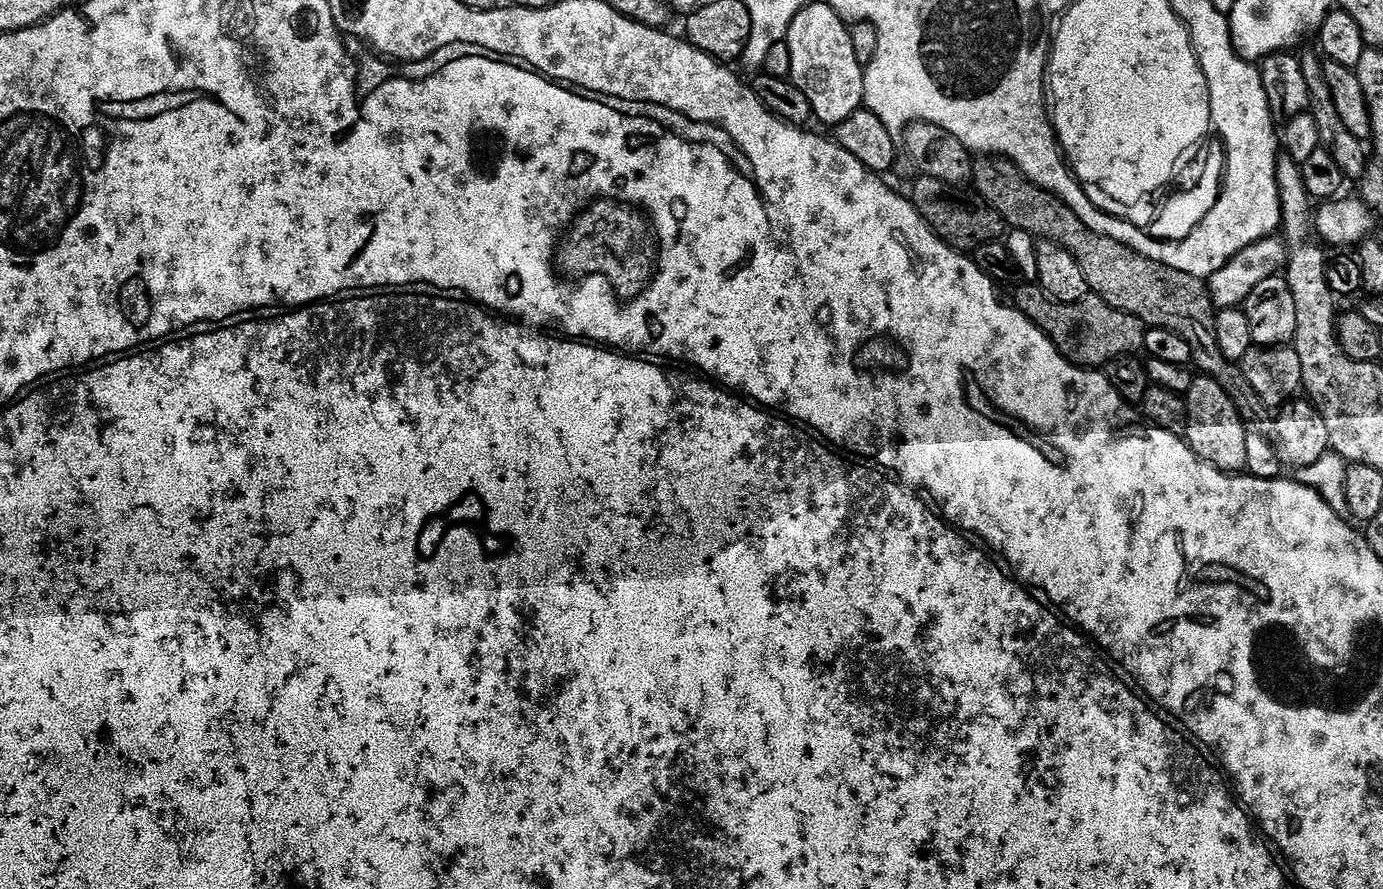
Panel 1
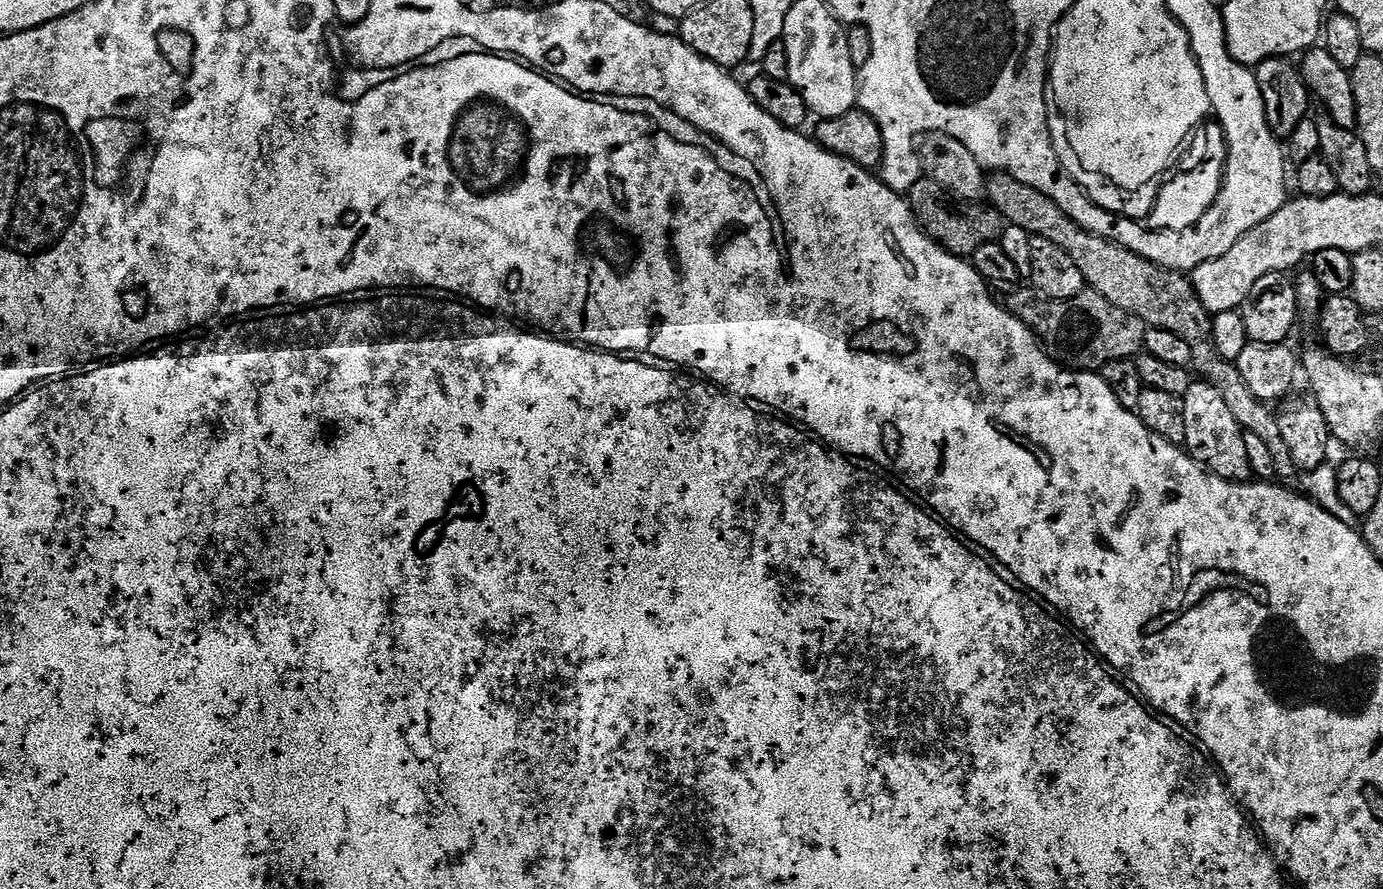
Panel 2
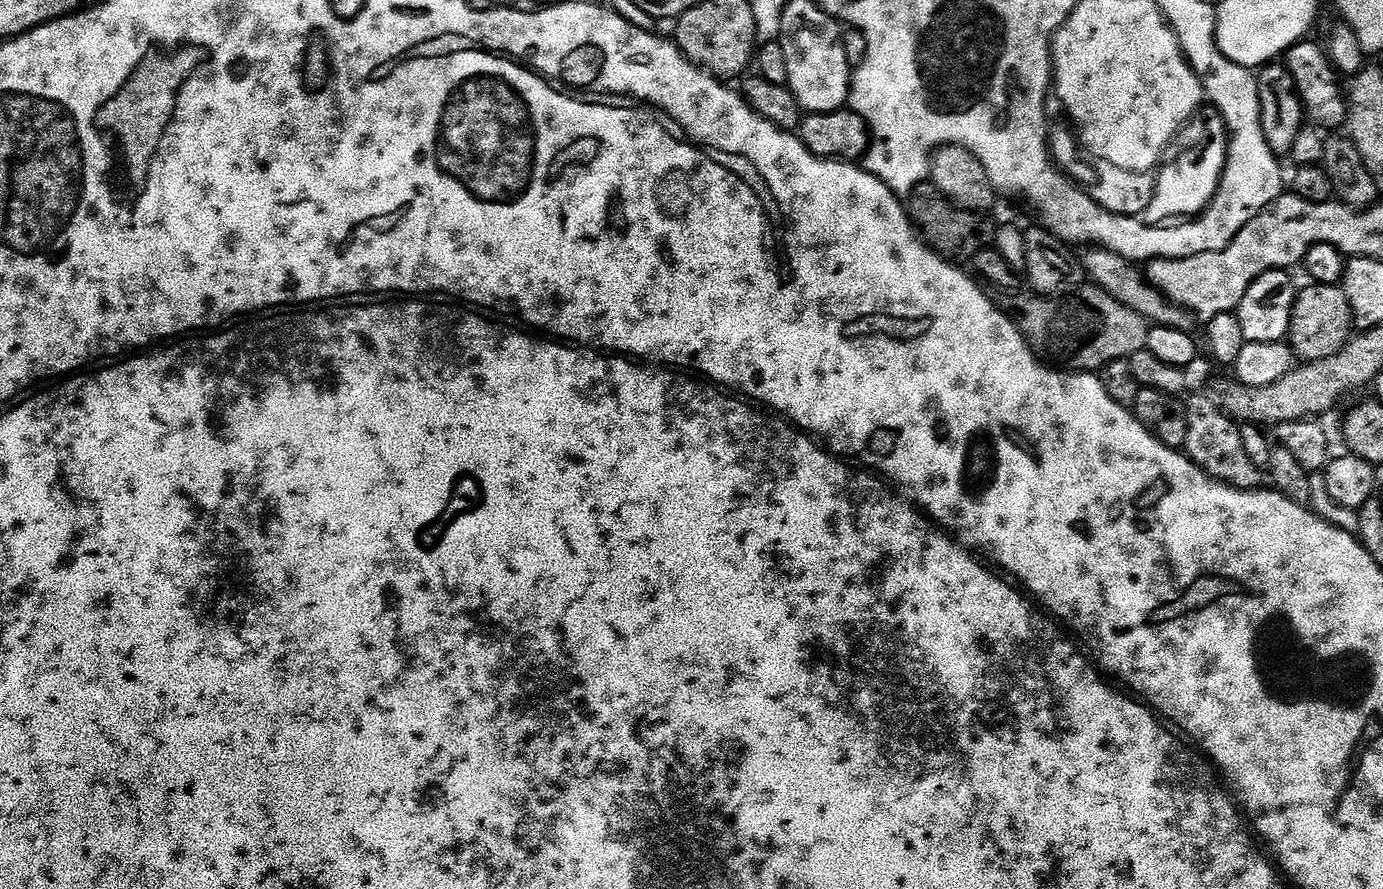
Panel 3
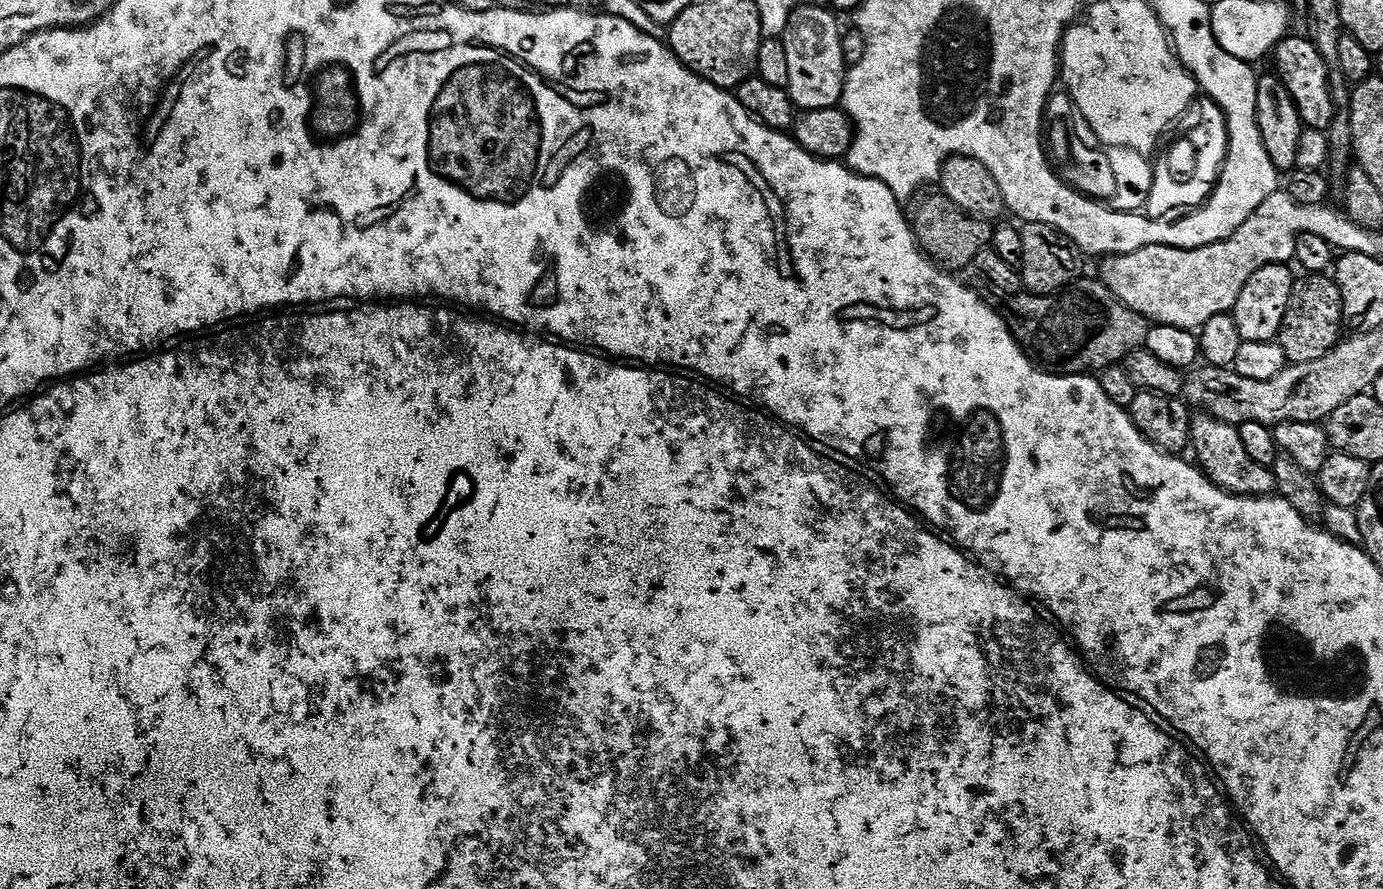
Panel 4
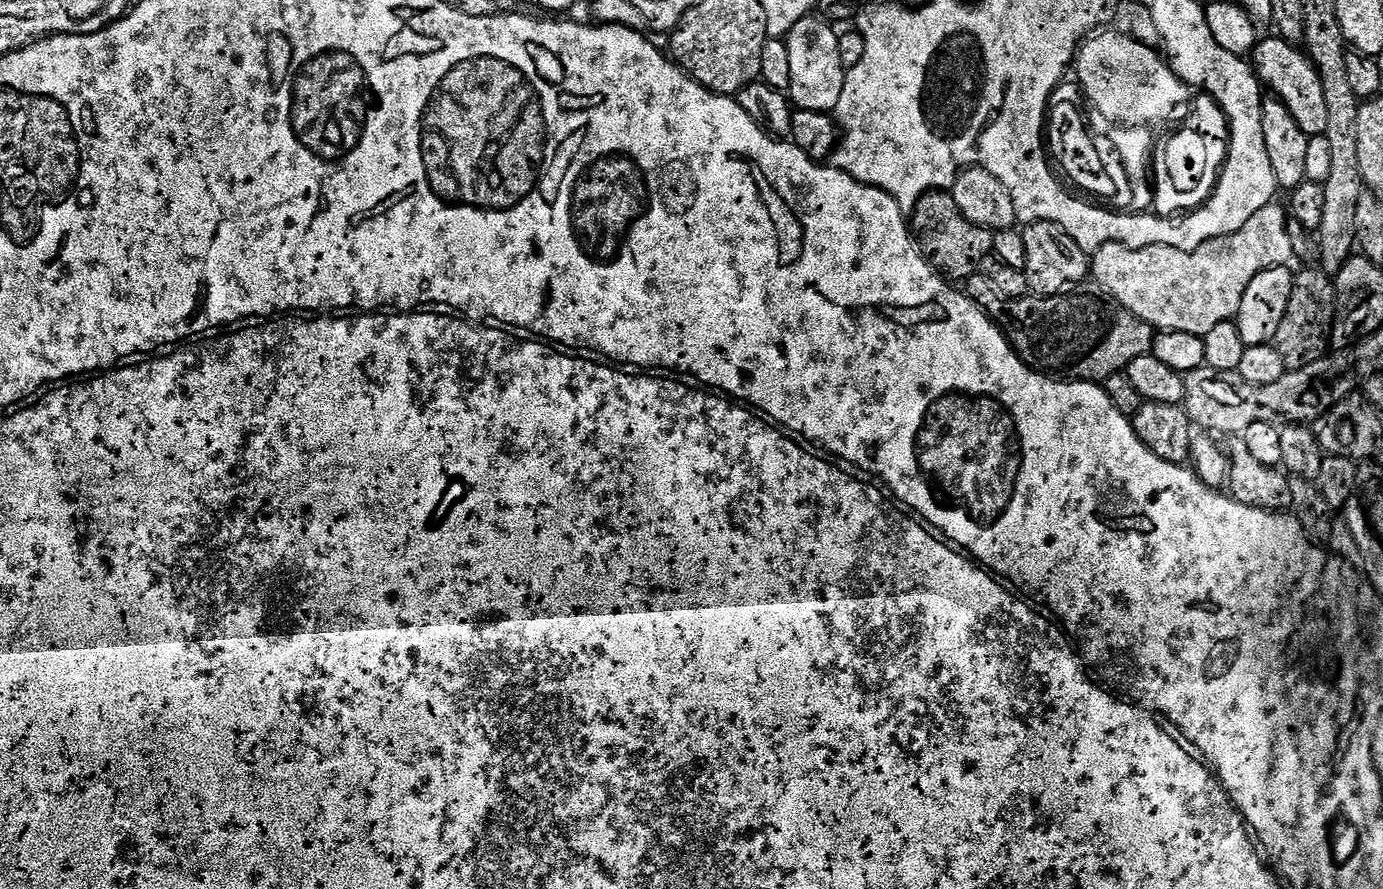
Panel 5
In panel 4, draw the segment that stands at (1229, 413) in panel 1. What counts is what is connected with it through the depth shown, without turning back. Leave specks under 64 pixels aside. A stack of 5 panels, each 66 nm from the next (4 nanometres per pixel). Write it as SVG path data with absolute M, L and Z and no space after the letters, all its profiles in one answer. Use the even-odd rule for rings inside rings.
M1207 414L1193 415L1190 448L1193 453L1196 451L1195 463L1217 488L1223 488L1233 496L1253 498L1271 496L1276 492L1276 479L1271 468L1263 468L1258 462L1254 462L1254 458L1250 458L1237 425L1227 424L1225 420L1215 420Z

